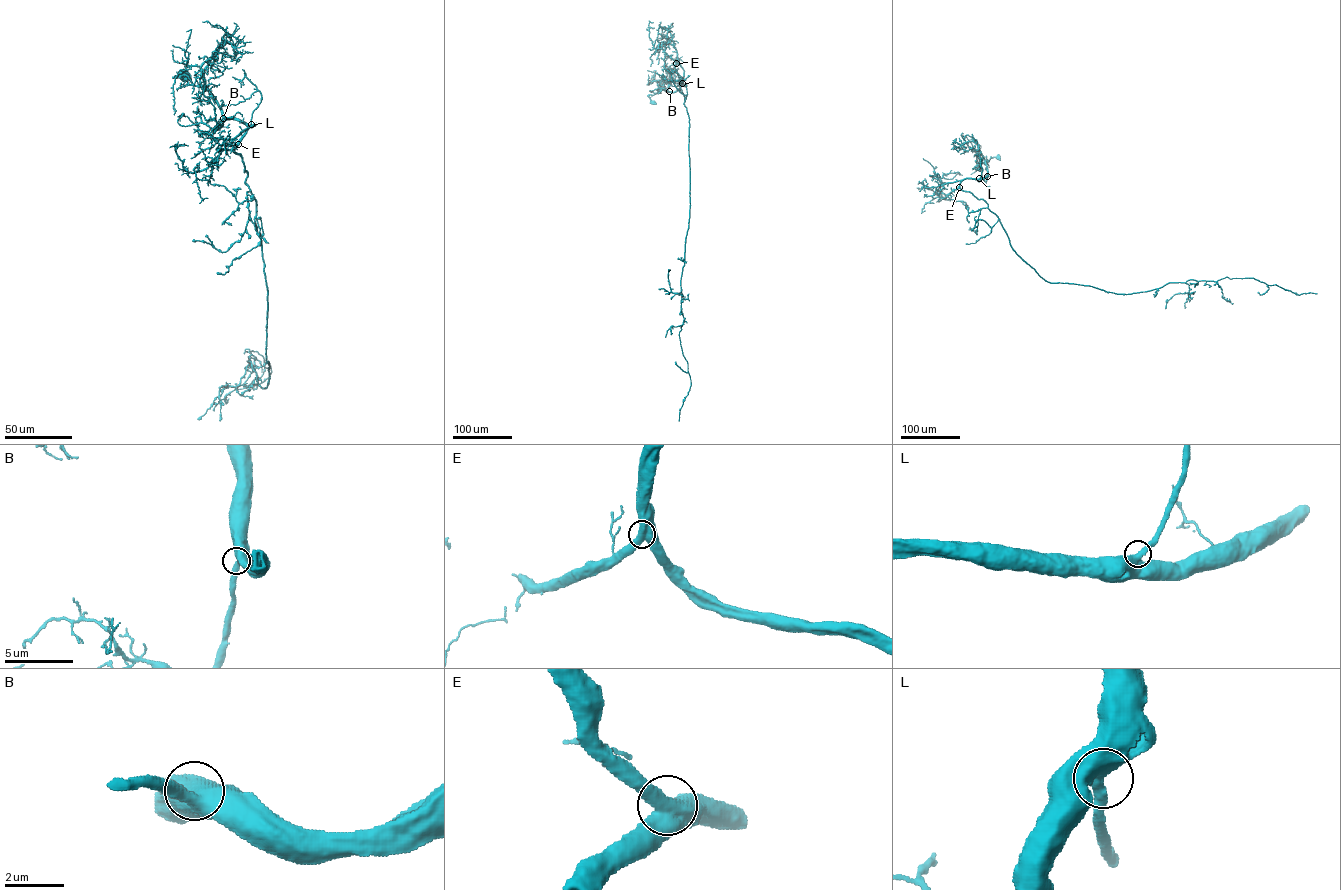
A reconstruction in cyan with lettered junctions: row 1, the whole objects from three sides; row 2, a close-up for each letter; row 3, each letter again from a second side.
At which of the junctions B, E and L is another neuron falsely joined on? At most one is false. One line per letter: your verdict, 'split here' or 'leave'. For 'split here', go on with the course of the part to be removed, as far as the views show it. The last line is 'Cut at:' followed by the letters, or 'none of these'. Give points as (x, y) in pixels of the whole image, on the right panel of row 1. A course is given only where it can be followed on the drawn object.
B: leave
E: leave
L: leave
Cut at: none of these

